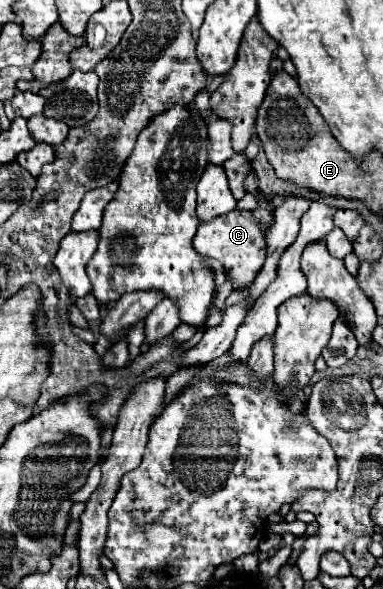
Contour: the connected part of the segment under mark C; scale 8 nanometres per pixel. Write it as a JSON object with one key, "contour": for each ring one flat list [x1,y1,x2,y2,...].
{"contour":[[233,210,227,216,219,216,217,220,203,222,193,240,193,248,197,254,217,258,223,264,225,276,231,278,233,282,233,290,243,290,245,286,249,286,265,262,263,232,257,220,253,220,251,212]]}

